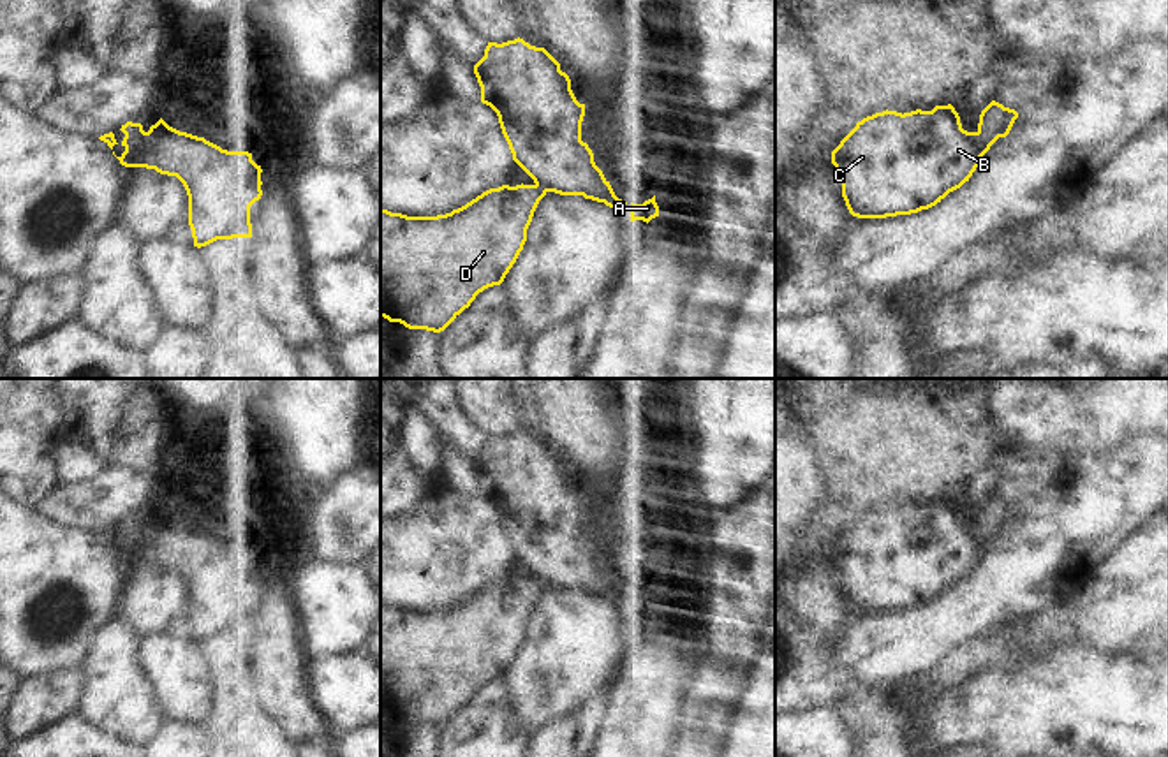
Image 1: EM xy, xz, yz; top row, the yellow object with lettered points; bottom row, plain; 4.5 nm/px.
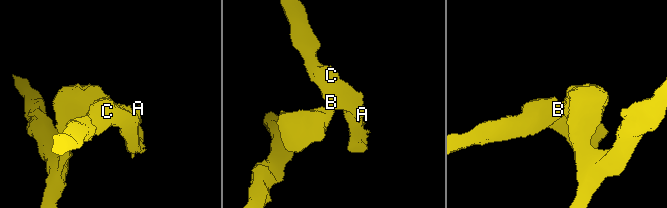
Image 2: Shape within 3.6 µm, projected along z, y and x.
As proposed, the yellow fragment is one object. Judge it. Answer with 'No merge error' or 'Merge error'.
Merge error

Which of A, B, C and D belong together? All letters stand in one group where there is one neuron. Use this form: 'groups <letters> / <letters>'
groups A B C / D

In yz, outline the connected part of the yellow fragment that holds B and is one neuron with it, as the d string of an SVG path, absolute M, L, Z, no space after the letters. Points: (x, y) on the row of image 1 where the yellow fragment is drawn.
M951 104L932 111L883 111L863 118L832 151L842 181L842 197L853 217L886 218L911 215L941 202L960 188L979 165L978 134L962 129Z

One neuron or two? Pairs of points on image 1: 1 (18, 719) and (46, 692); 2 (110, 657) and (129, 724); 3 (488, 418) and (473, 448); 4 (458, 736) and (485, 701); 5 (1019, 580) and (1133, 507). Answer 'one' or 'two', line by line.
1: one
2: one
3: two
4: one
5: one

